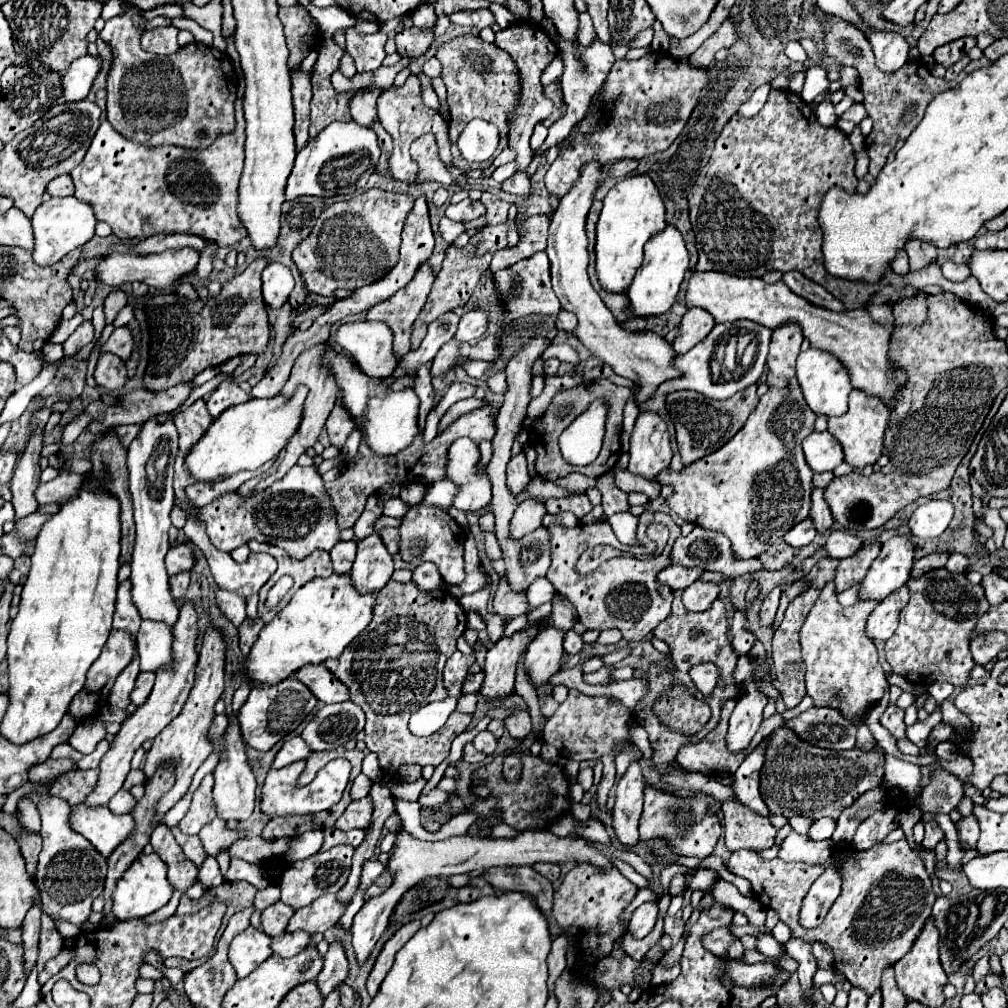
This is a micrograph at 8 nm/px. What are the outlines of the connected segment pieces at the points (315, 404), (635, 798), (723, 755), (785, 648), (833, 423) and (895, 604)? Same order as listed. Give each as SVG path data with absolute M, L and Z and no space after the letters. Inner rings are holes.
M314 347L308 349L308 351L304 351L304 353L300 353L300 357L296 359L296 363L294 363L294 367L292 367L290 379L286 381L286 385L282 387L280 393L286 395L286 397L290 397L290 395L294 395L294 391L296 391L300 385L306 385L310 391L308 391L308 397L306 397L306 401L304 401L304 411L302 411L302 419L300 419L300 425L298 425L296 433L288 439L288 445L280 451L278 459L276 459L274 465L268 469L268 473L260 475L258 479L252 479L252 481L244 483L244 485L236 491L242 499L248 499L248 497L252 497L252 495L258 495L258 493L262 493L266 487L270 487L274 481L282 479L282 477L286 475L286 471L298 461L298 457L300 457L308 447L314 445L314 441L318 439L318 435L320 435L320 431L322 431L322 427L324 427L324 423L326 423L332 407L336 405L336 383L332 383L332 375L328 375L328 371L320 371L320 367L316 367L316 349L314 349Z
M632 761L622 775L616 791L616 803L612 807L614 817L614 831L616 837L624 845L638 843L638 821L642 815L642 803L644 803L644 777L640 769L640 761Z
M728 699L722 705L722 715L718 725L700 741L700 743L686 743L678 751L678 763L688 771L698 773L710 773L714 777L722 773L734 774L740 761L746 757L746 749L732 753L726 745L726 733L728 733L728 719L734 709L736 699Z
M810 587L802 597L796 597L788 609L786 615L782 619L782 623L778 625L774 639L772 639L772 661L774 661L774 687L782 693L782 699L786 703L786 707L796 707L804 695L806 695L806 685L804 685L804 663L802 663L802 655L800 655L800 641L798 641L798 631L806 619L806 615L810 613L814 601L818 599L820 589L818 587Z
M852 389L850 393L850 407L840 417L828 419L828 431L840 441L844 449L844 461L848 461L854 469L862 469L864 465L874 465L882 453L882 437L888 425L888 407L882 399L866 395L860 389Z
M906 585L890 593L886 599L882 599L868 617L866 635L870 639L882 639L882 641L890 639L898 627L898 615L902 607L908 603L908 599L910 599L910 591Z

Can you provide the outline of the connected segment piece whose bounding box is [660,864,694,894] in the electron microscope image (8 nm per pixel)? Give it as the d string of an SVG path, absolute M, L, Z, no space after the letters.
M675 864L666 865L660 874L660 882L663 887L663 894L668 894L669 884L671 879L674 877L675 874L678 873L685 873L687 871L691 871L694 868L688 868L685 866L678 866Z

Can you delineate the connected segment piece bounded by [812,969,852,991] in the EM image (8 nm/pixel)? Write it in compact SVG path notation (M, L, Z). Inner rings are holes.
M818 969L816 973L814 973L814 987L816 989L820 989L824 983L832 983L836 989L844 989L844 991L850 991L850 983L848 981L844 981L842 979L842 975L840 973L836 973L834 969Z

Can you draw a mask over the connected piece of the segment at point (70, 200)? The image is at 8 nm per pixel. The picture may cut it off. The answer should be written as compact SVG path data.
M52 197L50 201L42 203L36 209L36 213L32 215L32 227L34 227L34 239L36 239L32 253L34 253L36 263L54 265L66 253L82 247L86 241L94 237L94 227L96 227L94 207L76 197L62 197L62 199Z

